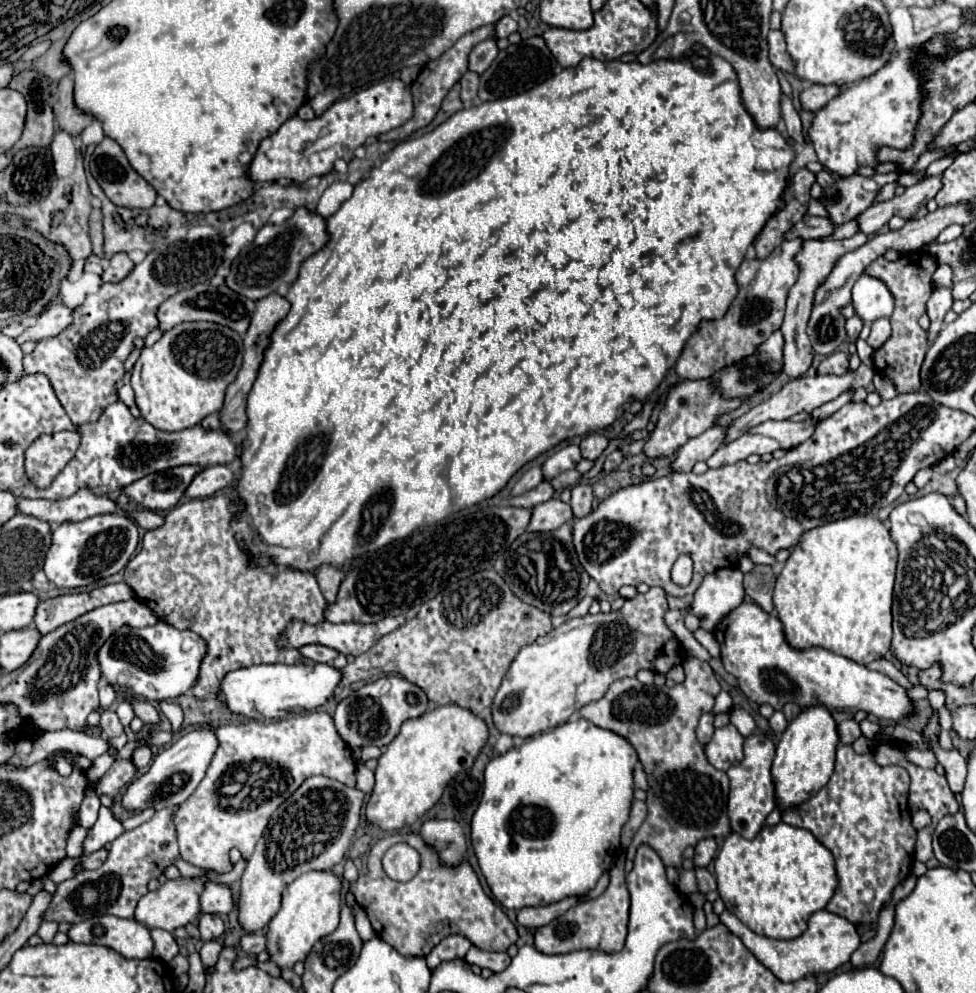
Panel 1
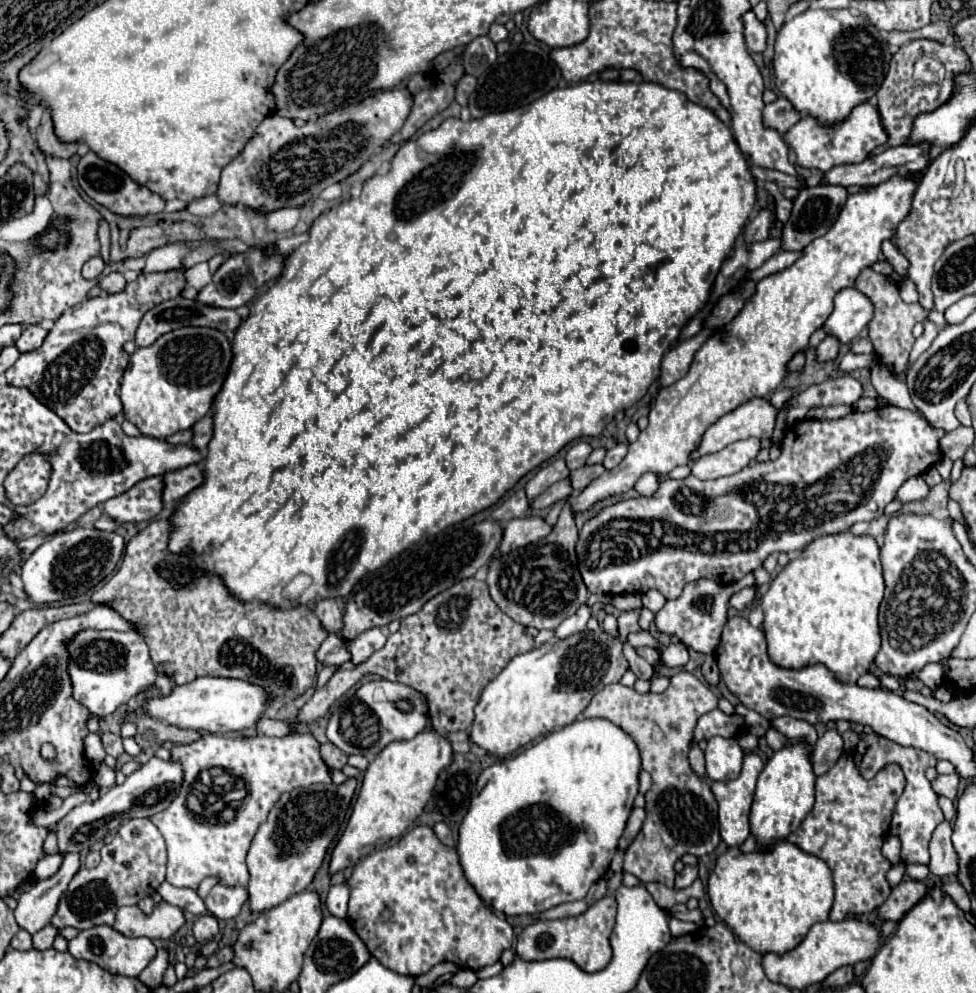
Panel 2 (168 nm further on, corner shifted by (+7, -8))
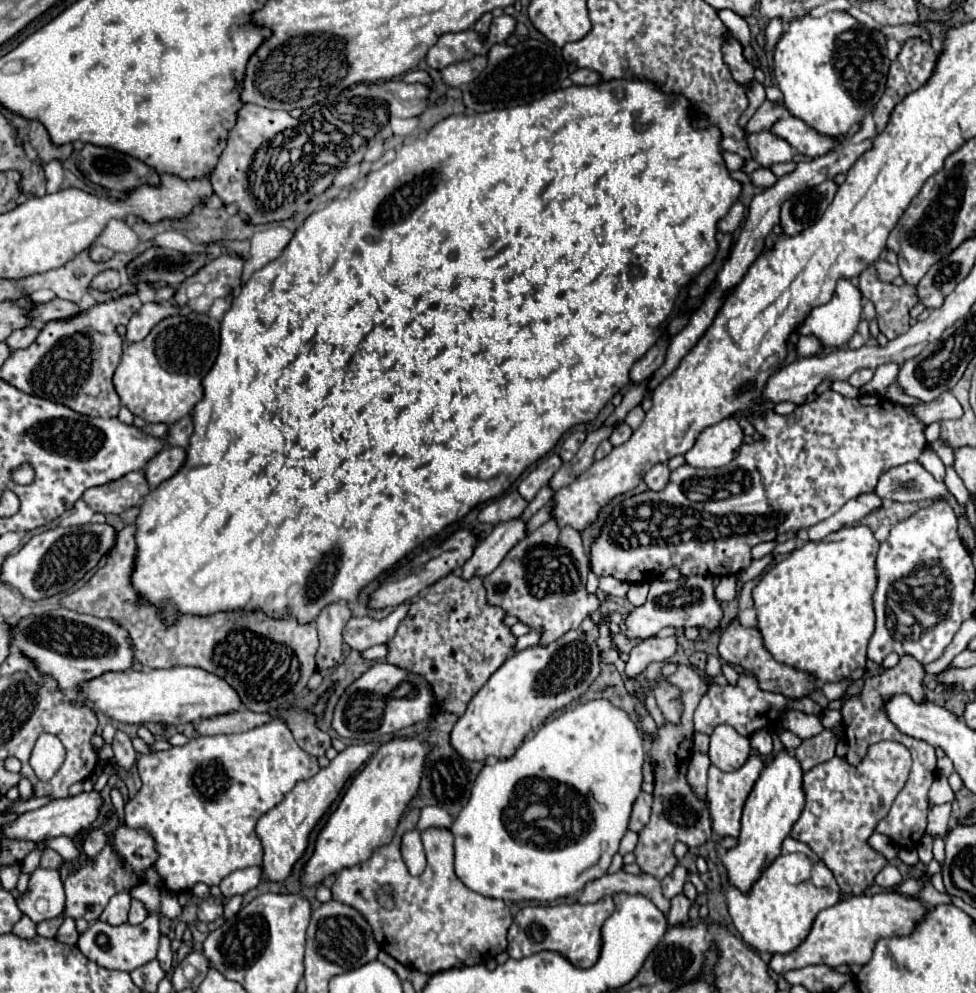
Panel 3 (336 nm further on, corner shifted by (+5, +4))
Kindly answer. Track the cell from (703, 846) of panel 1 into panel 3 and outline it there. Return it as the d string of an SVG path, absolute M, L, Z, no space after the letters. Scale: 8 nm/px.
M676 866L664 880L662 880L662 894L672 900L674 896L678 896L684 888L686 882L686 868L684 866Z

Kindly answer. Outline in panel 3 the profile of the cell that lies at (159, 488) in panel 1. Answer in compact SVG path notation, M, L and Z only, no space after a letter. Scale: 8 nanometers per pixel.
M128 472L118 480L112 480L102 486L88 488L82 494L82 500L100 514L120 514L132 506L138 506L142 496L150 492L148 482L142 472Z

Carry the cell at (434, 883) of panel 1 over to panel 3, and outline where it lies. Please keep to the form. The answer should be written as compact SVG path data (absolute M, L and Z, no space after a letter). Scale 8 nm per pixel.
M414 808L402 816L394 840L388 846L378 848L370 860L344 868L332 886L332 898L344 904L354 906L370 924L376 936L376 942L392 958L408 964L410 968L422 974L436 974L450 968L464 968L474 964L486 964L506 950L506 932L512 924L512 914L502 900L486 898L478 892L466 888L454 874L454 836L446 828L426 828L422 830L422 844L426 852L426 870L420 876L410 876L402 856L400 856L400 838L406 830L414 830L420 818L420 810Z

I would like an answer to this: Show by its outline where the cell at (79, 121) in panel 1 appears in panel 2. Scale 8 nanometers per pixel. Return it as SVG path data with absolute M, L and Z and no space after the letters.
M46 108L42 114L42 122L36 130L38 136L38 148L42 148L42 152L46 152L46 156L60 156L60 158L70 158L76 154L78 142L62 142L56 132L54 132L54 122L52 122L52 114Z

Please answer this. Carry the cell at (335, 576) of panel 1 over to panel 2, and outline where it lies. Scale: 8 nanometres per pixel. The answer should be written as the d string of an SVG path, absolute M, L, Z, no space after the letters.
M324 598L318 600L314 606L314 614L320 618L322 626L332 634L342 628L342 610L334 598Z

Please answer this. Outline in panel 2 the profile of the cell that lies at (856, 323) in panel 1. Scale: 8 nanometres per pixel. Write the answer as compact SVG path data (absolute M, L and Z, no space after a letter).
M826 336L822 342L820 342L820 346L816 348L816 356L818 356L818 360L824 360L824 362L828 362L828 360L834 360L836 356L838 356L838 352L840 352L840 340L836 338L836 336Z

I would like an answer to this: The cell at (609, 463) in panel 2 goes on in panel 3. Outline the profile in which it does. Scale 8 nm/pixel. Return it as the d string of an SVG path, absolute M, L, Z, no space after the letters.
M620 424L620 426L614 428L614 432L612 432L612 436L610 436L610 442L612 442L612 446L620 446L620 444L624 444L630 436L632 436L632 428L630 428L628 424Z

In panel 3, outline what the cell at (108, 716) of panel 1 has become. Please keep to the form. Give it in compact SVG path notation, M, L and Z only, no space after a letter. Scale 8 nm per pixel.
M116 732L116 738L114 738L114 744L112 744L112 750L114 750L114 760L120 768L124 770L132 770L134 764L136 764L136 750L132 748L132 742L130 738L124 734L124 732Z

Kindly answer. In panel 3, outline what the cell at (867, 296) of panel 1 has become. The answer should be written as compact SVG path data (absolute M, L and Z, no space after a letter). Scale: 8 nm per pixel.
M840 280L832 300L812 308L796 332L800 336L814 336L822 346L838 348L854 336L860 312L860 290L856 290L850 280Z

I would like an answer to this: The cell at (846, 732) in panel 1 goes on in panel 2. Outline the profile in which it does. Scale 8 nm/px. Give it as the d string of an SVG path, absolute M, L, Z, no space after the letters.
M828 730L822 738L818 738L818 742L812 748L812 766L814 772L820 776L824 772L828 772L836 760L840 758L844 750L844 740L840 736L838 730Z

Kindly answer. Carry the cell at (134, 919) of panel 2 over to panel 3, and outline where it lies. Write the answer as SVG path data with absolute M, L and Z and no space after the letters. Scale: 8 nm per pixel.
M118 892L110 898L108 906L104 908L104 912L100 914L100 920L102 922L108 922L112 926L118 926L118 924L124 924L128 922L126 916L128 916L128 910L130 910L130 894L128 892Z

